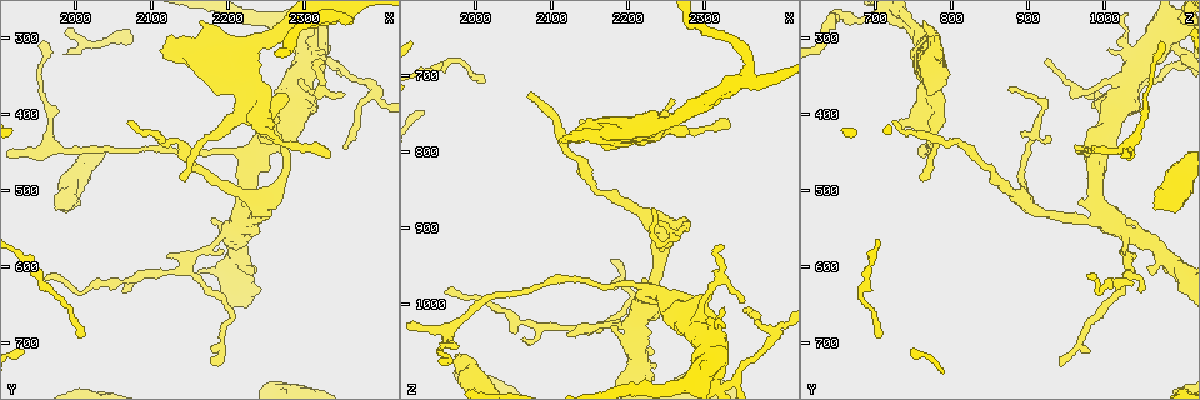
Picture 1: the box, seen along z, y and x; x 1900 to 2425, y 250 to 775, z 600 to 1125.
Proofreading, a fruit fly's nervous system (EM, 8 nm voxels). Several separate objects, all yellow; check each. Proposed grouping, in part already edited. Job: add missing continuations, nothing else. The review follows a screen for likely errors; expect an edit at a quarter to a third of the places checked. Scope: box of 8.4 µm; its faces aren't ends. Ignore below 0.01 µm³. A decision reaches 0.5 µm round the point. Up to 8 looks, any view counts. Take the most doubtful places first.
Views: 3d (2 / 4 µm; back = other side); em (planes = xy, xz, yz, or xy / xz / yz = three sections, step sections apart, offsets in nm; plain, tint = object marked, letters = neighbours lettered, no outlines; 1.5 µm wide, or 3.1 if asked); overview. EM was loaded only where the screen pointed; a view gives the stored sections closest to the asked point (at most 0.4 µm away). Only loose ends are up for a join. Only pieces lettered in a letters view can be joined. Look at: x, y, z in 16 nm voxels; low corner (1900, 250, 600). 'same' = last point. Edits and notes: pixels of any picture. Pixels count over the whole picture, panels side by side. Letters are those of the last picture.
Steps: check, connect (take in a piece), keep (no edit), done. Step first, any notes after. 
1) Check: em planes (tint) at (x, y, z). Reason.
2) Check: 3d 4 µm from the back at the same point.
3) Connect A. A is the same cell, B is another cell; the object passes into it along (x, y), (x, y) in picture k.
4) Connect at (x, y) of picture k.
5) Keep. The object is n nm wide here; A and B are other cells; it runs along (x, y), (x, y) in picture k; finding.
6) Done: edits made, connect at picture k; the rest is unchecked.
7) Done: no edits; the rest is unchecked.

Check: 3d 4 µm at (1970, 525, 1065). Free end.

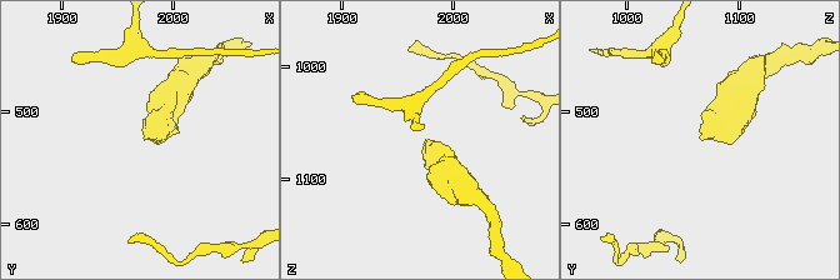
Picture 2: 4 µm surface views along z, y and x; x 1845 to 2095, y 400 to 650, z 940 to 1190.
Check: em planes (letters) at (1974, 526, 1066). Shape alone is not enough.

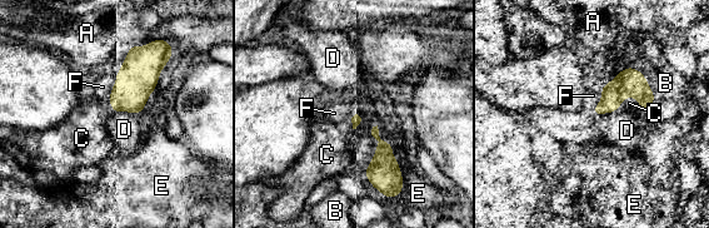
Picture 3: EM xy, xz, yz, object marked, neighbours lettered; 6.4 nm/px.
Connect C. C is the same cell, A, B, D, E and F are other cells; it goes on there.

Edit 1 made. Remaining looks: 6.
Check: overview.

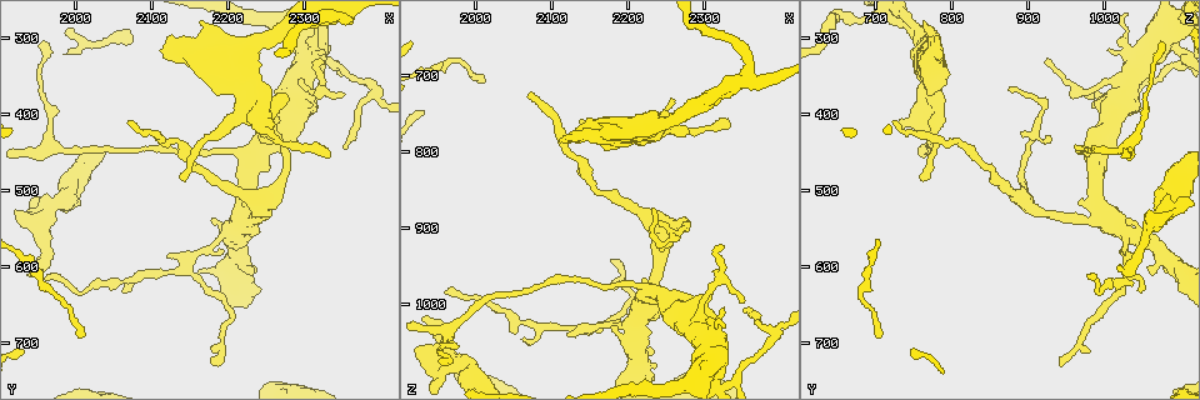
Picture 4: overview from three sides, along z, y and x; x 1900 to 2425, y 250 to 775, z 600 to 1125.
Check: 3d 2 µm at (2110, 315, 785). Free end.

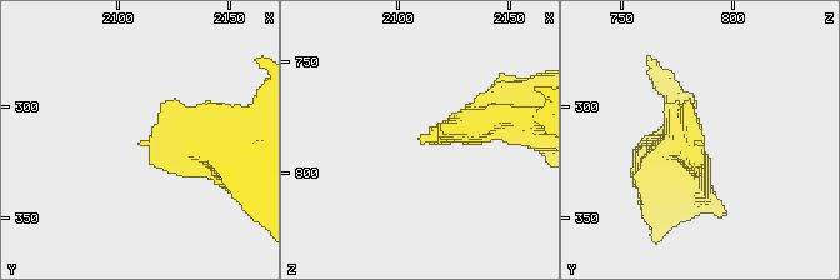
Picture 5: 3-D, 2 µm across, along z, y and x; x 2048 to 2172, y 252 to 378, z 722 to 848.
Check: em xy step 8 (tint) at (2112, 314, 786). Need the tissue.

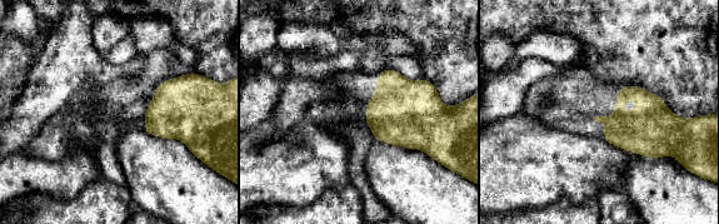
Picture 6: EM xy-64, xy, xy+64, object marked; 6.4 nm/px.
Check: em planes (letters) at the same point.

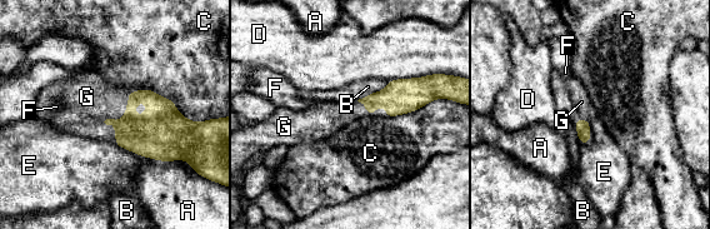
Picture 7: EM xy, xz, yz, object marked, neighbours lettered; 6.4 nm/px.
Connect G. G is the same cell, A, B, C, D, E and F are other cells; the object passes into it along (149, 135), (114, 119), (86, 96) in picture 7; the neuron continues.

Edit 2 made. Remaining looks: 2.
Done: edits made, connect at picture 3, connect at picture 7; the rest is unchecked.

